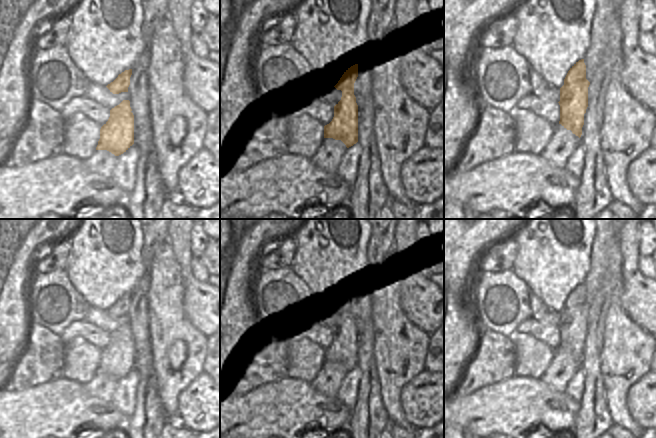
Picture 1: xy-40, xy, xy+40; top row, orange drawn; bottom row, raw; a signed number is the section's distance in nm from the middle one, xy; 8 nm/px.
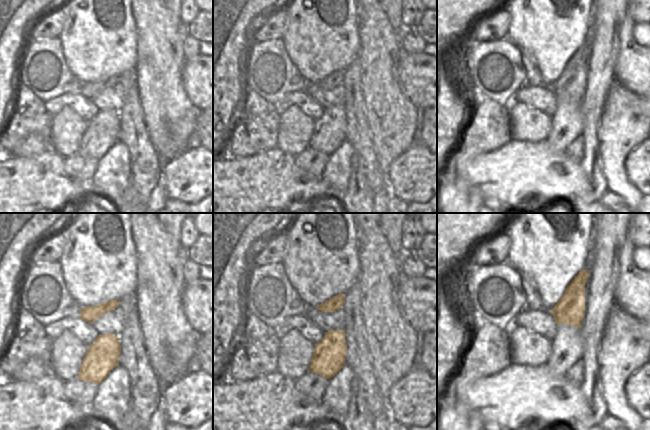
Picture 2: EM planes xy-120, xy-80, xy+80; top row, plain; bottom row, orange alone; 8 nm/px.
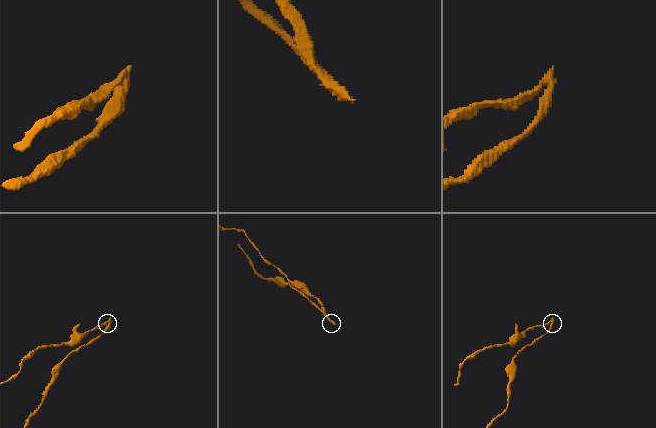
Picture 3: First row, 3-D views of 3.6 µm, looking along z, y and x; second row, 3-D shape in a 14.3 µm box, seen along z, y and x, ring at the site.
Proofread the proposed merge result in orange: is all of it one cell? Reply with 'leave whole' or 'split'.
split

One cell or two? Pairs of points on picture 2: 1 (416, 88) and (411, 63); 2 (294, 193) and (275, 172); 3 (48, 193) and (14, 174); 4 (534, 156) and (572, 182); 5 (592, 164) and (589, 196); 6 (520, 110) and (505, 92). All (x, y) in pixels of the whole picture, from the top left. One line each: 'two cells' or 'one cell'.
1: one cell
2: one cell
3: one cell
4: one cell
5: one cell
6: two cells

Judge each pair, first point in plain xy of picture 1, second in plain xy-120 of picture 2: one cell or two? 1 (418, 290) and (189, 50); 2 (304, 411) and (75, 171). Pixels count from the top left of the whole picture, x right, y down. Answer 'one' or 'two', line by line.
1: two
2: two

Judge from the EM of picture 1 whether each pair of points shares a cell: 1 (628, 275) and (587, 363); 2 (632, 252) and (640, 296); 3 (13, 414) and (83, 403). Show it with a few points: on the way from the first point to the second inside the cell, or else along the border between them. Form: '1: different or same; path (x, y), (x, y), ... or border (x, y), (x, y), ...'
1: different; border (622, 269), (622, 286), (619, 301)
2: same; path (630, 263), (630, 275), (634, 285)
3: same; path (30, 414), (47, 409), (66, 409)

